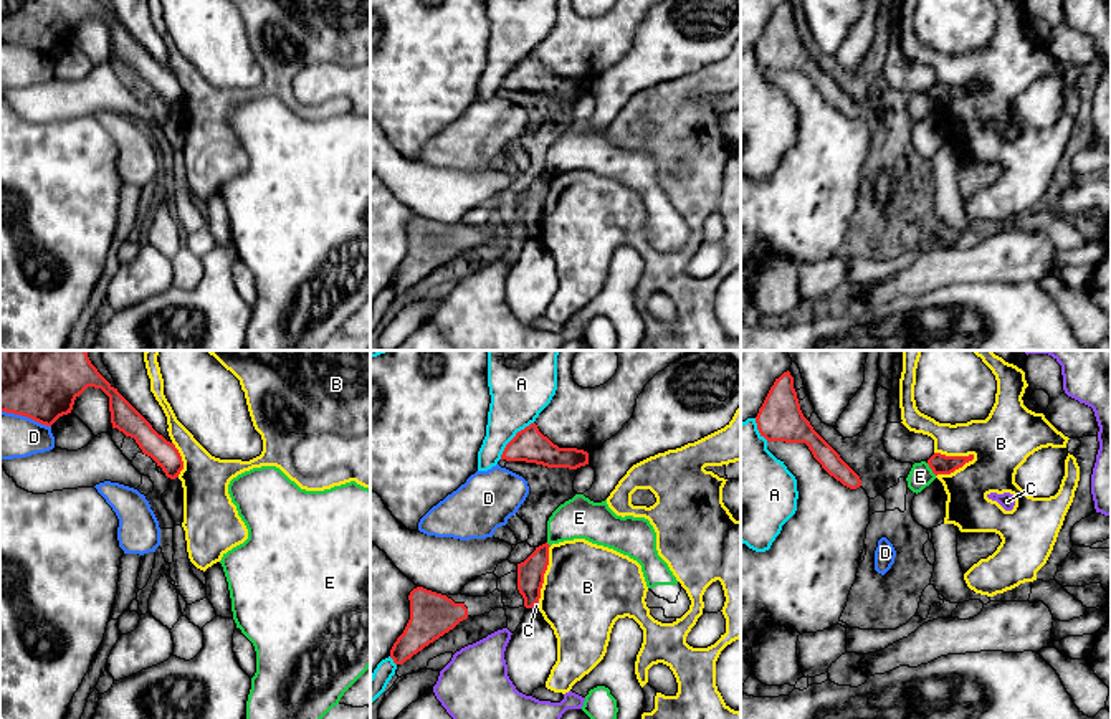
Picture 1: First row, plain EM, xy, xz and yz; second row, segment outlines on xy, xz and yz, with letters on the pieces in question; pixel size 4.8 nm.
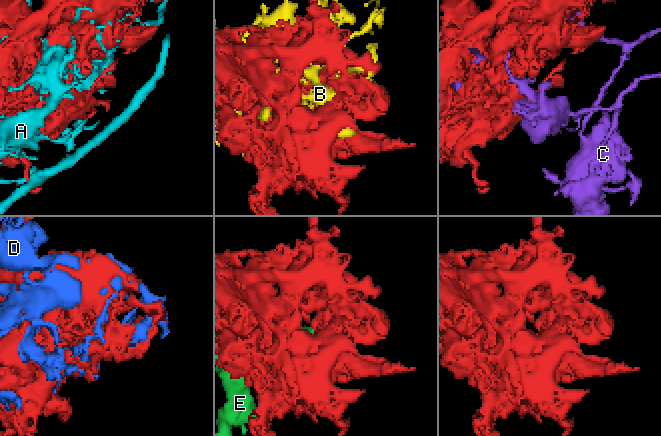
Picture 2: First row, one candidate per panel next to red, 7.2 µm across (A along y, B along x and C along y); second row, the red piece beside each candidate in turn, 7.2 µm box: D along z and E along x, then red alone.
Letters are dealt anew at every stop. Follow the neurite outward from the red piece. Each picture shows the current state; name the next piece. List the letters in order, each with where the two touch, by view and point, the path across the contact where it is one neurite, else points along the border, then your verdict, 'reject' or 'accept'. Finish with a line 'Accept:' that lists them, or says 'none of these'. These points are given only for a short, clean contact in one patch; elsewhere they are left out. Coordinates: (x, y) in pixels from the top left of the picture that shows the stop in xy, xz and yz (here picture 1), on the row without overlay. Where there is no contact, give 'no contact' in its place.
A: contact xz (513, 68); reject
B: contact yz (956, 98); reject
C: contact xz (534, 233); reject
D: contact xy (25, 45); reject
E: contact yz (931, 98); border yz (926, 93), (936, 104); reject
Accept: none of these

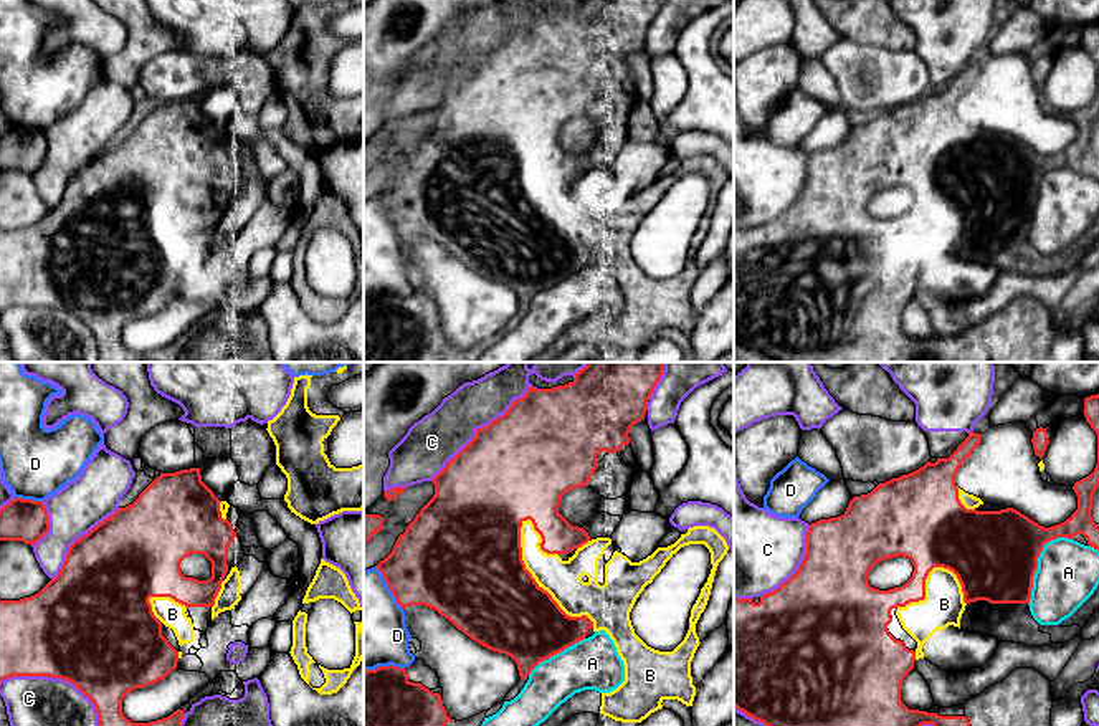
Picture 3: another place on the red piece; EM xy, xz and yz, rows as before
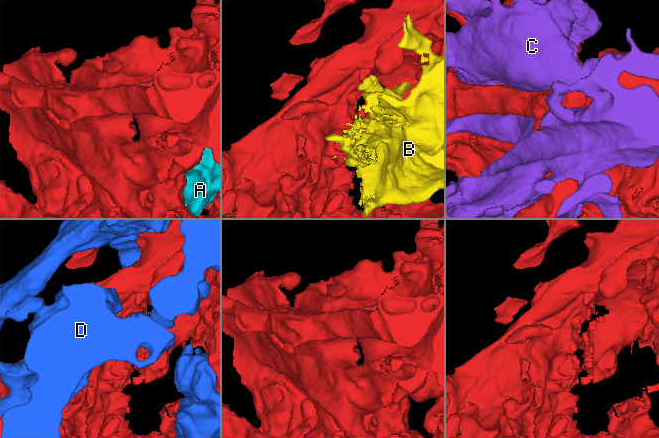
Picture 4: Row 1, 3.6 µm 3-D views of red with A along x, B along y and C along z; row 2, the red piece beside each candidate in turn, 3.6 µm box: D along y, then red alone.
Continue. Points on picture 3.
A: contact yz (1037, 191); reject
B: contact xz (536, 212); accept
C: contact xy (61, 308); reject
D: contact xy (28, 129); reject
Accept: B

